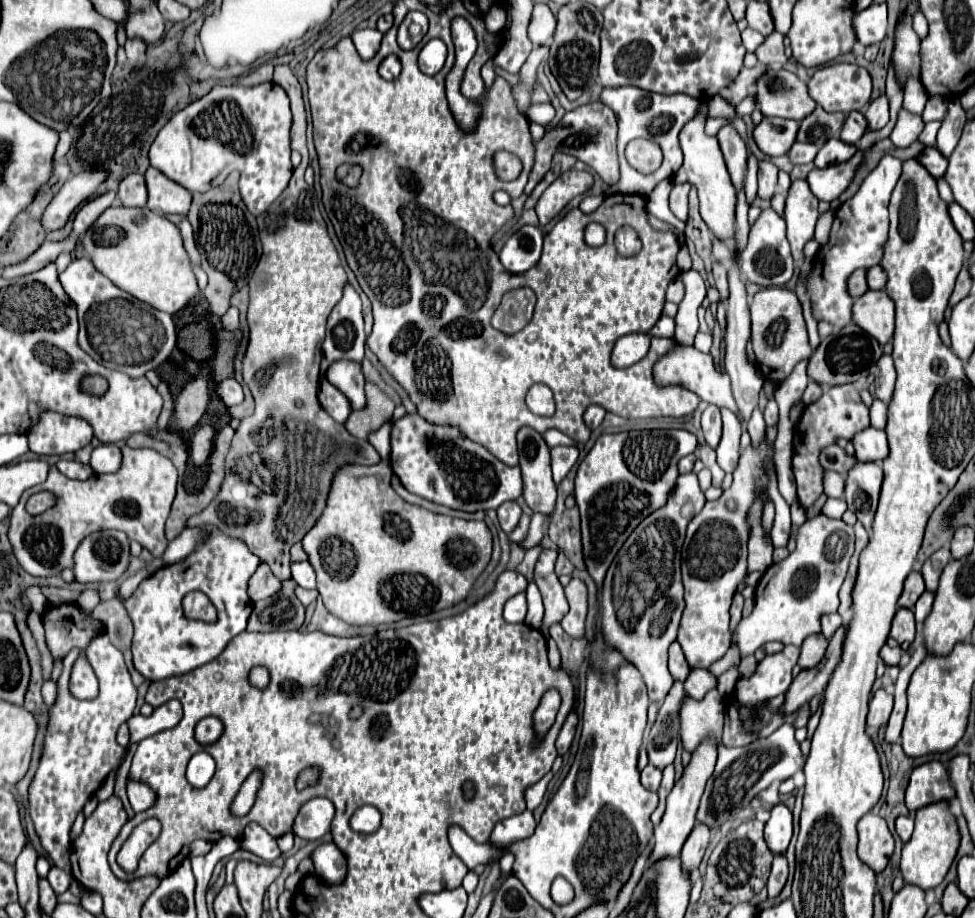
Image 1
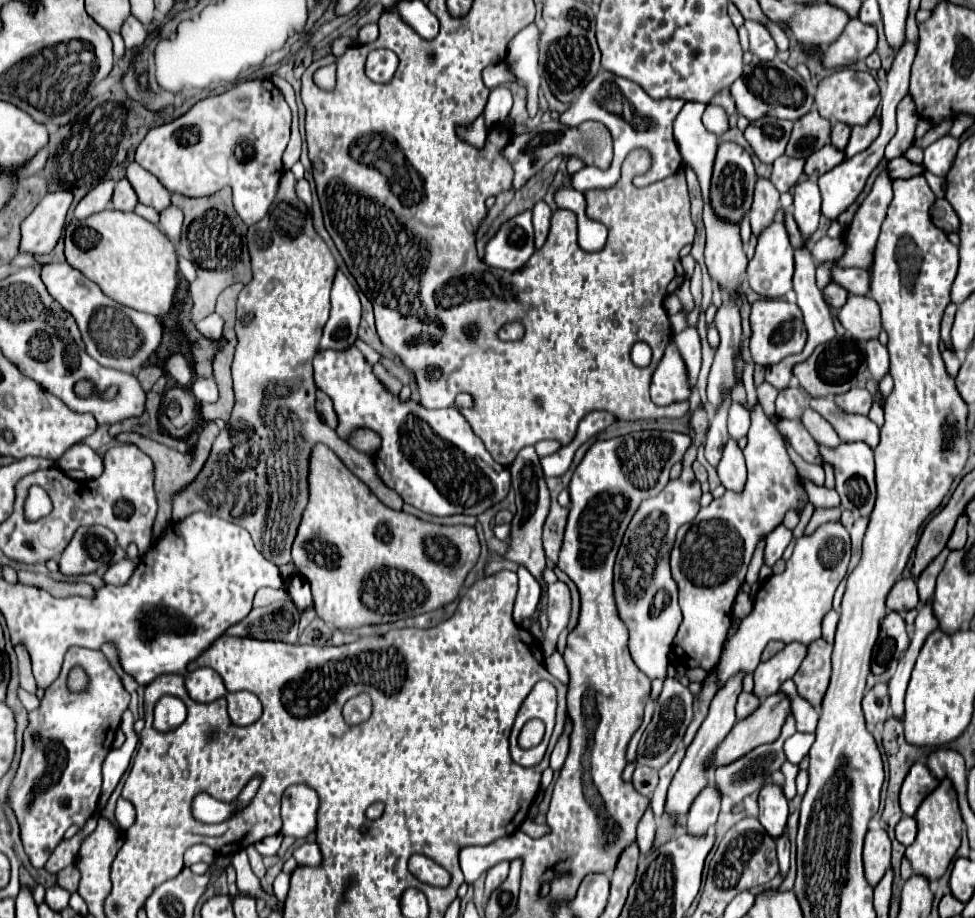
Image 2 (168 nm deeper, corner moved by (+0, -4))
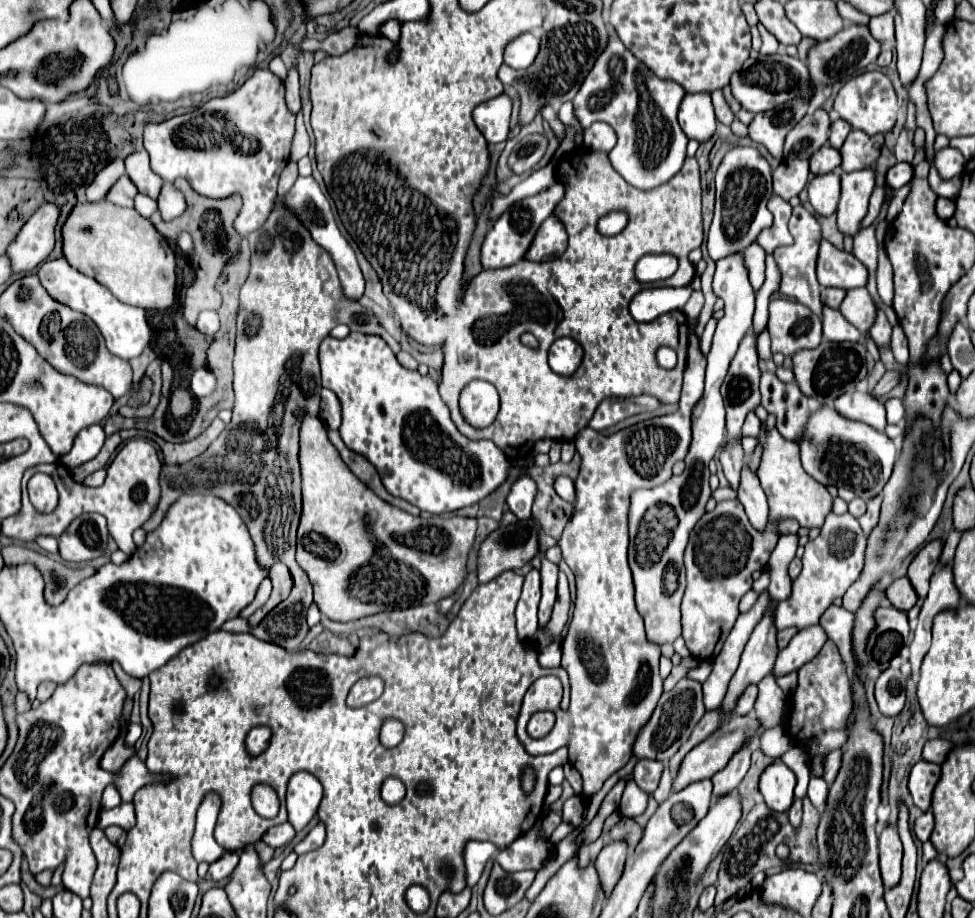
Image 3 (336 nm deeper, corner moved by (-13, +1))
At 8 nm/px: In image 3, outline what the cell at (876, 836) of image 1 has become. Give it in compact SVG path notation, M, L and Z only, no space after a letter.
M888 825L880 835L880 871L884 887L890 889L898 885L900 873L902 873L902 841L898 837L896 827Z

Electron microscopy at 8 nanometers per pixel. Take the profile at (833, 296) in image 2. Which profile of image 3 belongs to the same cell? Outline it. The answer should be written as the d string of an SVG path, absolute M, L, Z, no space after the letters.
M822 289L820 299L824 305L838 309L838 303L840 303L840 299L844 299L844 293L846 291L842 291L842 289Z

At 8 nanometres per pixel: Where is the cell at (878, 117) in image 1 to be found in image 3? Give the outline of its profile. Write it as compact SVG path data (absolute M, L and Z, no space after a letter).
M850 131L844 145L840 147L842 163L840 169L844 173L852 173L858 169L868 169L880 157L880 147L884 145L884 135L868 137L862 131Z

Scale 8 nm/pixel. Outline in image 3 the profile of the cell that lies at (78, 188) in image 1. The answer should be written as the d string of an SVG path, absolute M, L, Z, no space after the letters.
M44 203L22 225L12 245L6 249L6 257L12 265L12 275L28 273L36 269L54 249L54 227L58 223L60 209L52 203Z

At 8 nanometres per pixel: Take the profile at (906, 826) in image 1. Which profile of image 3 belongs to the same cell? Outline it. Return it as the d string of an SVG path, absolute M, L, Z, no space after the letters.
M926 811L926 813L922 813L922 815L916 819L914 833L916 833L916 837L924 843L924 841L930 839L932 829L934 829L934 815L932 815L932 811Z

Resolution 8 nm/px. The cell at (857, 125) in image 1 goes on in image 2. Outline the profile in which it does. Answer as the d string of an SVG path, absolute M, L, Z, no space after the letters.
M835 124L833 130L831 130L831 144L833 144L837 150L845 150L849 136L851 136L851 128L849 128L849 126Z

